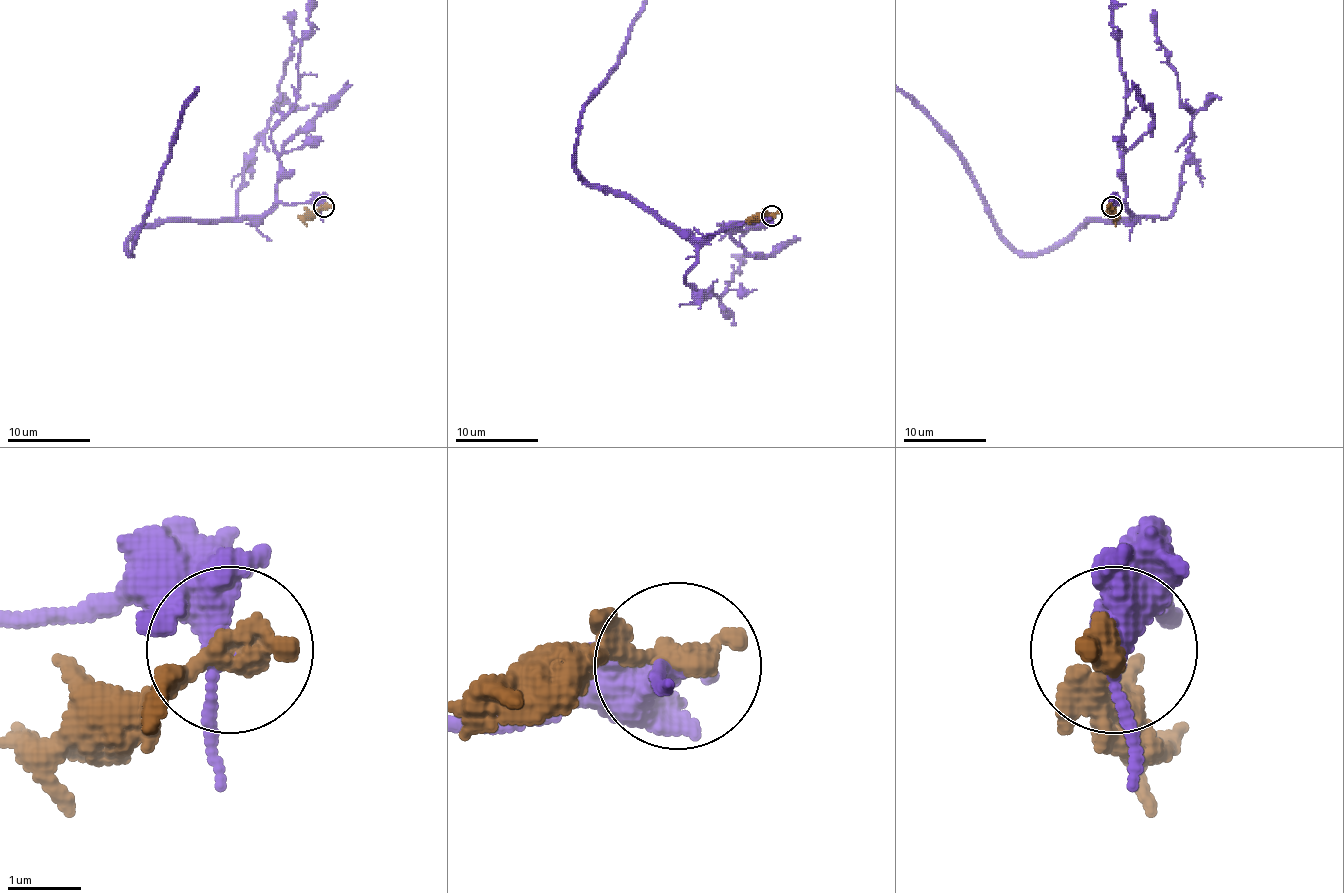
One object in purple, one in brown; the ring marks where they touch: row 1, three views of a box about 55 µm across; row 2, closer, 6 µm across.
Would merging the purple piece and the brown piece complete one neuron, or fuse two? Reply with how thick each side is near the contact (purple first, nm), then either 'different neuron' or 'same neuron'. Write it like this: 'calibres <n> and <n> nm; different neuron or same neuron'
calibres 320 and 360 nm; different neuron

